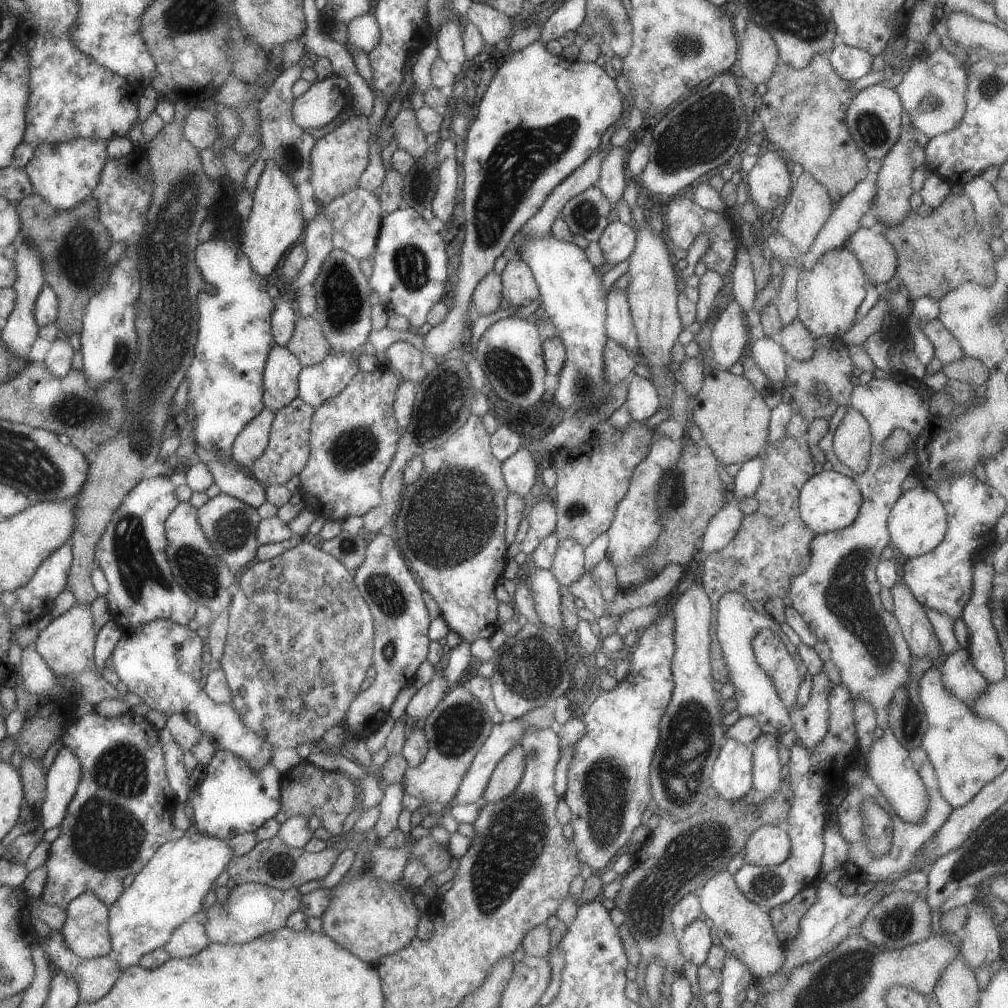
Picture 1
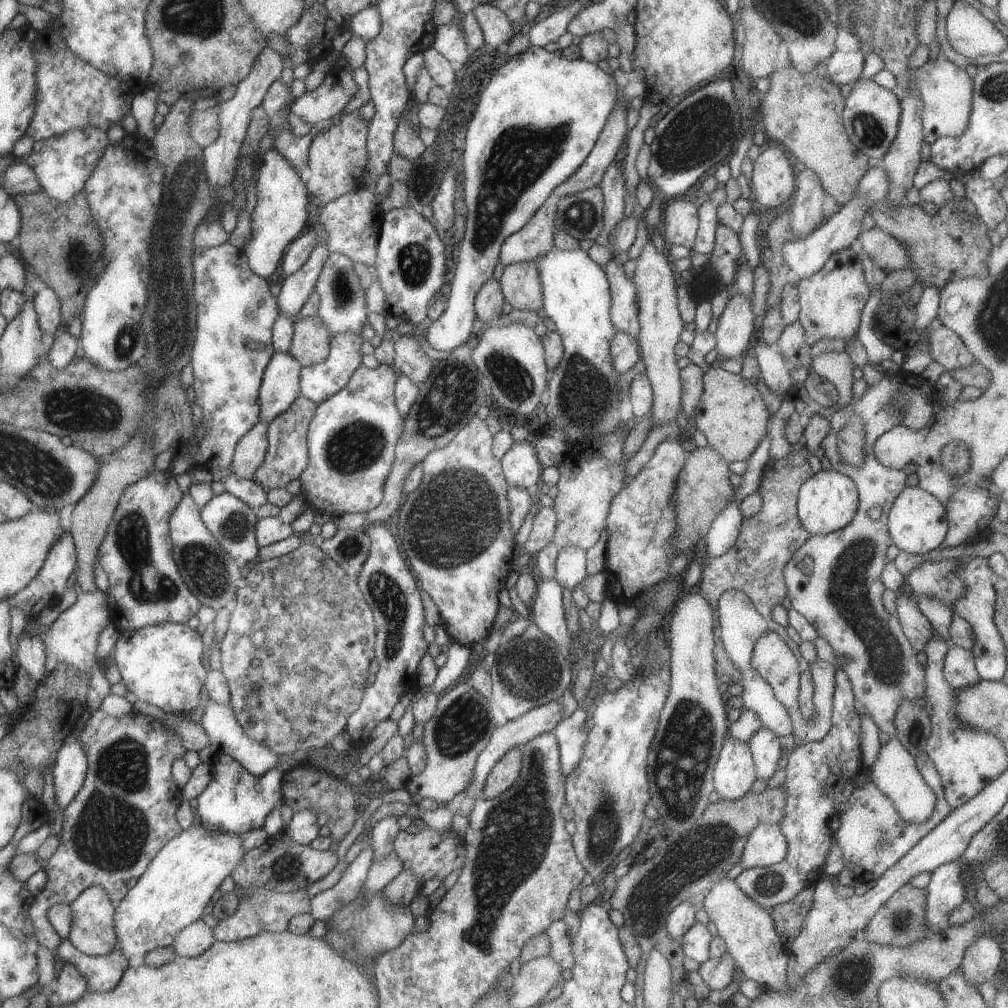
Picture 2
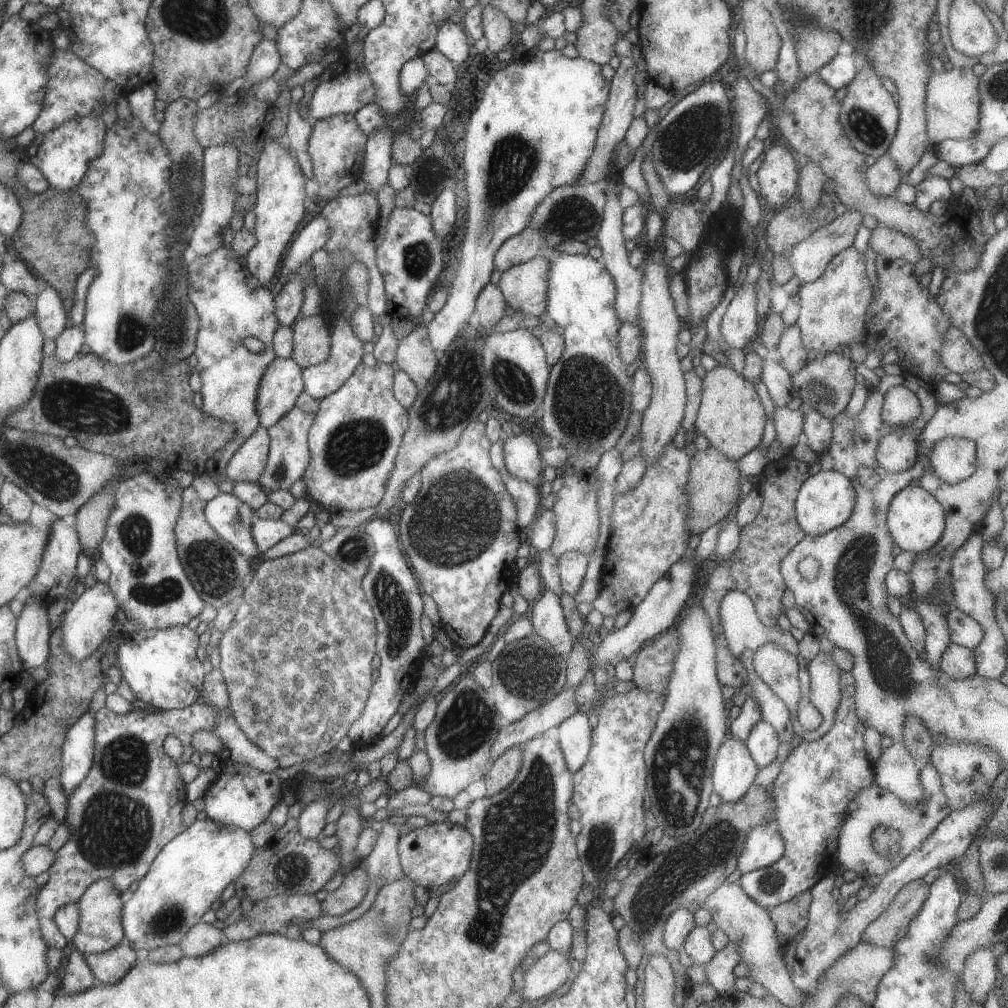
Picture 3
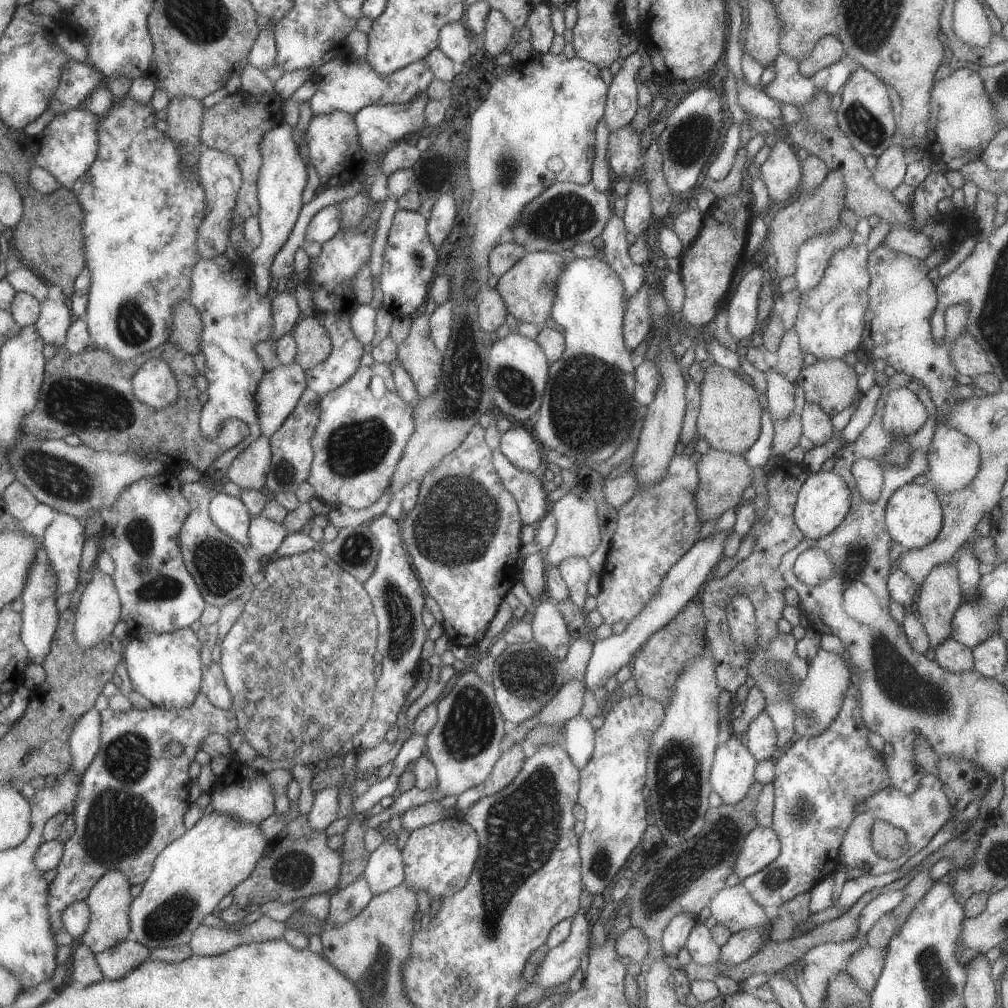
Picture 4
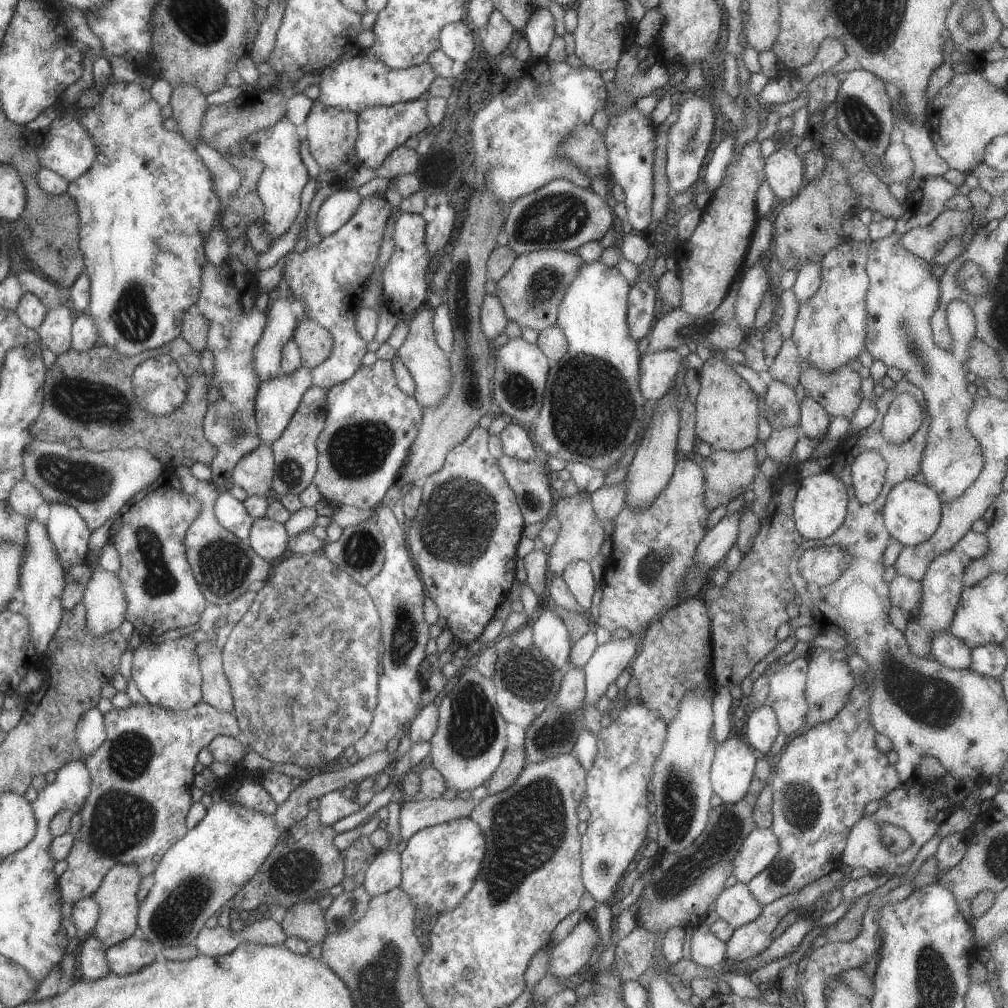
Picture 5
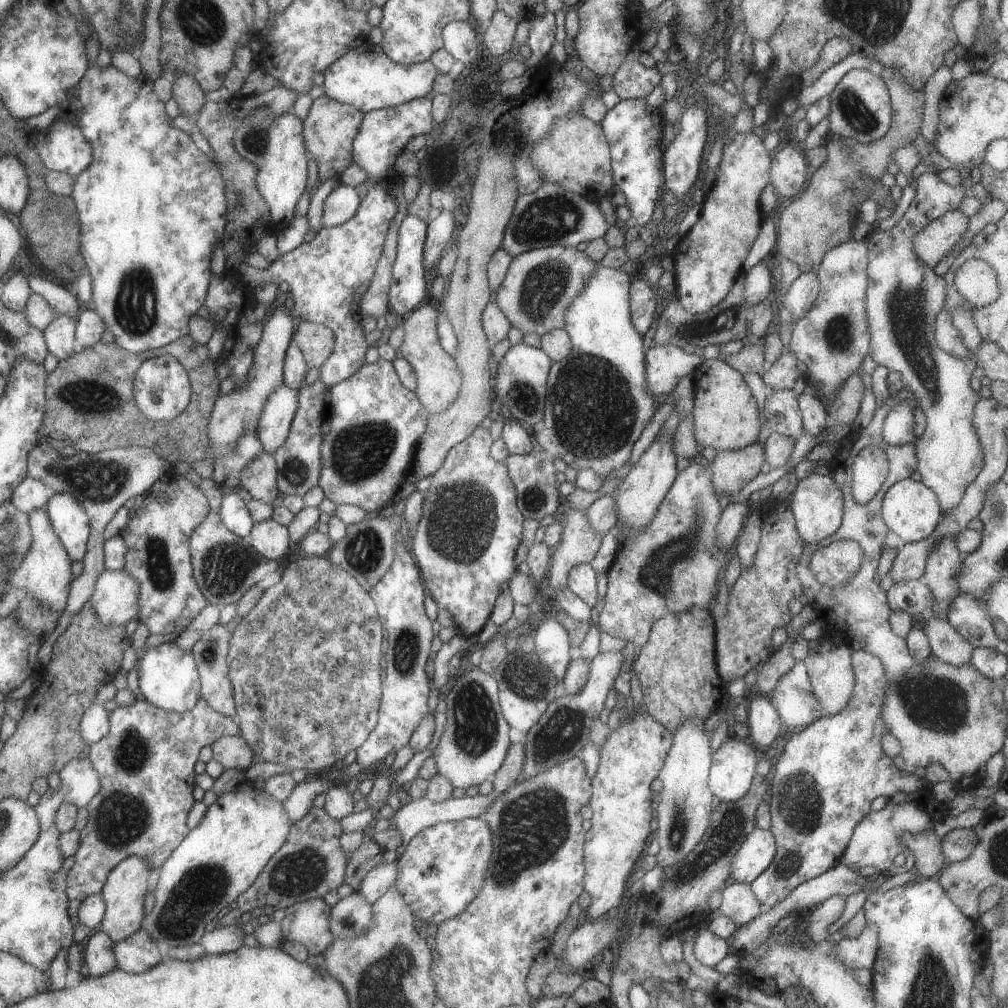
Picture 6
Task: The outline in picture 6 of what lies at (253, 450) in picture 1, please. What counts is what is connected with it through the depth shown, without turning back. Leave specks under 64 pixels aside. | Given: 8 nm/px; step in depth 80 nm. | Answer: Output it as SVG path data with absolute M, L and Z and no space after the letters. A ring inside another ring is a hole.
M263 452L259 457L255 457L240 472L240 486L247 490L251 499L271 504L273 499L279 496L273 455Z

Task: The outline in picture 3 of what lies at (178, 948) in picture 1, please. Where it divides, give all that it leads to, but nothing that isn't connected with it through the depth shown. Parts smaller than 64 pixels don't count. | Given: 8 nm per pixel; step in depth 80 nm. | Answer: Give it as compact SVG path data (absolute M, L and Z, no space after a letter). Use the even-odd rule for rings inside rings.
M201 920L195 923L177 945L185 957L198 957L215 950L221 943L226 943L224 932Z

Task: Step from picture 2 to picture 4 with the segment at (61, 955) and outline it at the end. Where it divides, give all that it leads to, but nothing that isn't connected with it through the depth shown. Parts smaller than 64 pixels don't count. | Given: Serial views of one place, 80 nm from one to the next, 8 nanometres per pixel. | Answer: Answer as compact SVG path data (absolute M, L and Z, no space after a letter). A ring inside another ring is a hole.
M128 938L113 948L95 953L95 962L107 980L124 978L133 968L149 959L149 949Z

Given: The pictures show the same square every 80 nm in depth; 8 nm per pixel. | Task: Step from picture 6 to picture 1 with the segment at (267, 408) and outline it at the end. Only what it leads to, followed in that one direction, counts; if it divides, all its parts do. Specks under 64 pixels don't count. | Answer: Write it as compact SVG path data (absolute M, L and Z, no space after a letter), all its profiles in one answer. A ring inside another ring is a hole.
M274 344L262 372L262 405L274 414L297 397L301 369L299 360L286 346Z

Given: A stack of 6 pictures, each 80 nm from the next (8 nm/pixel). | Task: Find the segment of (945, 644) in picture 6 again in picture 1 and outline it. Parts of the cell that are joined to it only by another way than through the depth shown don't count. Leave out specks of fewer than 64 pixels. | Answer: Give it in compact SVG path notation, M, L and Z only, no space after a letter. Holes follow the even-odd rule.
M959 647L945 656L940 666L941 680L948 693L968 704L983 692L988 683L973 666L968 650Z

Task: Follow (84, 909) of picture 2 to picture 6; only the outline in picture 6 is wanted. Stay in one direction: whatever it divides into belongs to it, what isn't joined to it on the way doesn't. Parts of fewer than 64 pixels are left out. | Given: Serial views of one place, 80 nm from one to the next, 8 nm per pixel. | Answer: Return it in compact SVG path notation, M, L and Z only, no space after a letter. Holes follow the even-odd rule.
M131 855L123 859L110 872L106 878L106 884L102 886L99 894L105 901L105 912L99 924L101 932L110 935L110 939L116 943L140 929L143 911L143 896L147 892L147 876L151 874L151 868L143 857Z

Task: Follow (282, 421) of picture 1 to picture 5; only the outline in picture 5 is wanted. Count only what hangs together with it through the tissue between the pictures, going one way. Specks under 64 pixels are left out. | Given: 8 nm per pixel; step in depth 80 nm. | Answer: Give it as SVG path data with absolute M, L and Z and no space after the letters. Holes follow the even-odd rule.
M317 386L307 388L300 399L298 408L285 426L285 430L270 445L273 456L271 490L274 490L280 496L299 495L299 492L303 492L309 484L312 484L311 480L317 467L315 440L317 440L319 432L325 428L326 392L326 390L321 390Z

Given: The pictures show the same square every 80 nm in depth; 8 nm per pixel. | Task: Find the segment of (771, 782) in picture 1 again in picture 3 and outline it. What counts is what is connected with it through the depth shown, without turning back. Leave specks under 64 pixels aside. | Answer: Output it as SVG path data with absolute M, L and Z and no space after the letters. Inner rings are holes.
M763 719L751 727L743 743L758 767L764 767L770 763L782 748L775 729Z

